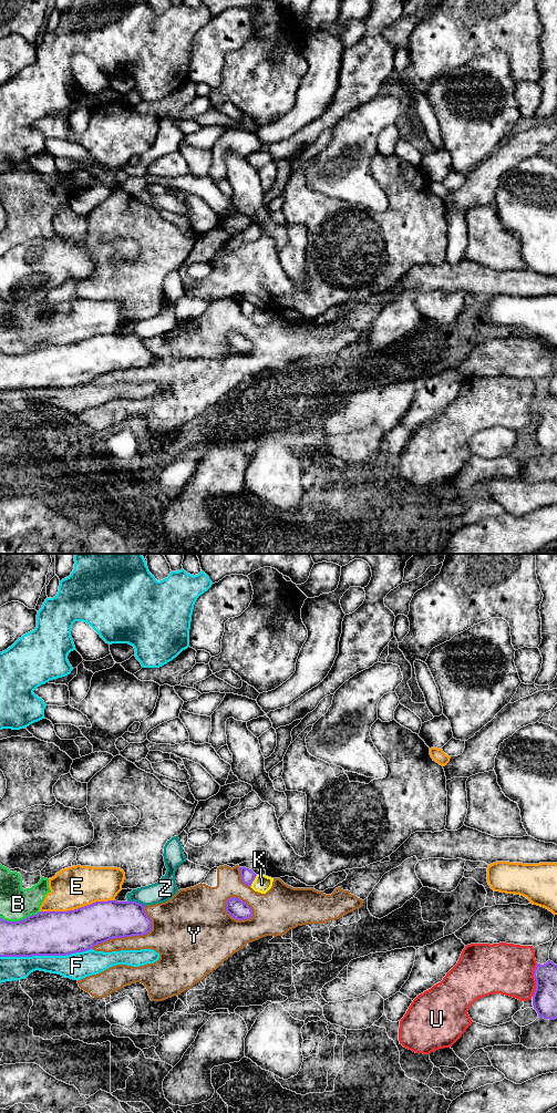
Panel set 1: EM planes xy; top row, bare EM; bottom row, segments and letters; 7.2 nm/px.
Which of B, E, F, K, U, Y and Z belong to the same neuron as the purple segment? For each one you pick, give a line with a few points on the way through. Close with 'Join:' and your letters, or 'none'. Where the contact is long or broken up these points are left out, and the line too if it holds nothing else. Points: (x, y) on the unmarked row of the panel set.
Join: none

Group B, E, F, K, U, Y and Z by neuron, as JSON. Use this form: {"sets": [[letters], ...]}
{"sets": [["B", "E"], ["F"], ["K"], ["U"], ["Y"], ["Z"]]}

